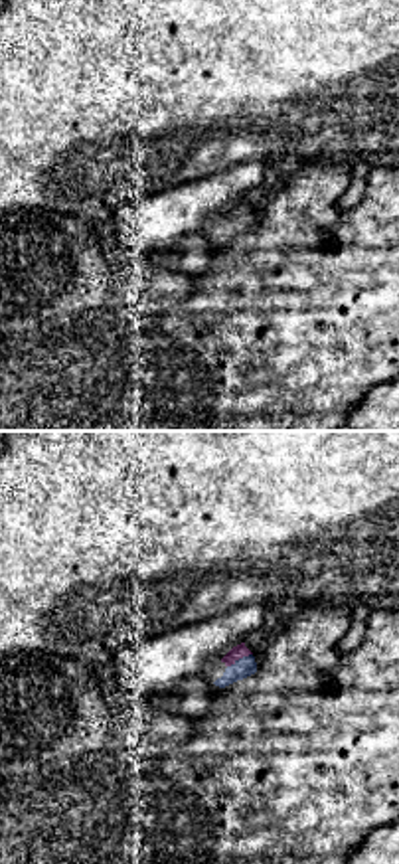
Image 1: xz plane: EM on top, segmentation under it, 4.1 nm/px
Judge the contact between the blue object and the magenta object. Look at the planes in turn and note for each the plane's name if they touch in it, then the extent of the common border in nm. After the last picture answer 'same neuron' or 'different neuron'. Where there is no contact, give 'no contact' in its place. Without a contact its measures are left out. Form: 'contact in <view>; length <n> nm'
contact in xz; length 120 nm

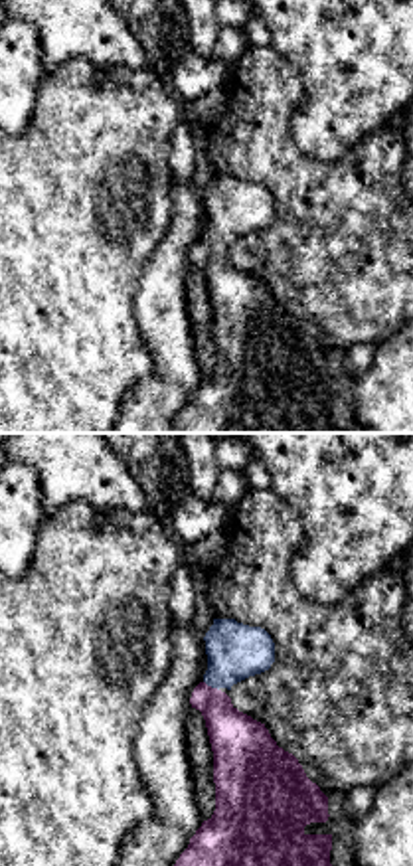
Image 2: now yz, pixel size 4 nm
contact in yz; length 80 nm

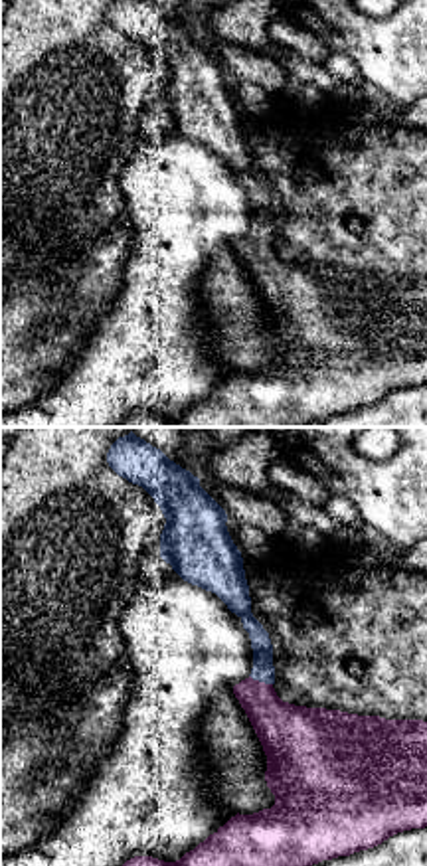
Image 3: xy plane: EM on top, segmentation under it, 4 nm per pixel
contact in xy; length 100 nm

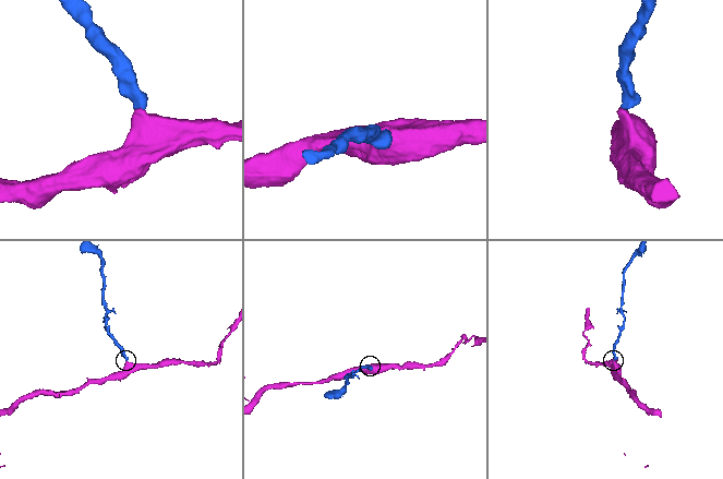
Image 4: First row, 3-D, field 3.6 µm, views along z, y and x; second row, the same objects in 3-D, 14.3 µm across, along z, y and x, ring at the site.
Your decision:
same neuron

